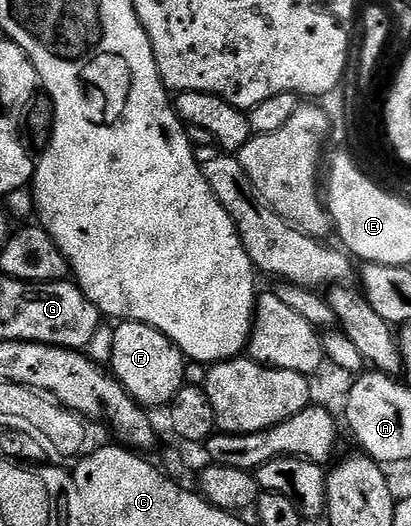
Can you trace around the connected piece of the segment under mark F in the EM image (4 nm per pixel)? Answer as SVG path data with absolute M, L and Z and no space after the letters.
M120 321L114 327L114 331L113 352L109 363L114 377L118 378L119 383L126 388L127 393L140 406L144 408L152 408L151 406L166 407L171 399L175 397L176 392L185 384L185 378L183 378L183 365L185 365L183 353L164 334L157 332L152 326L146 326L140 322Z

